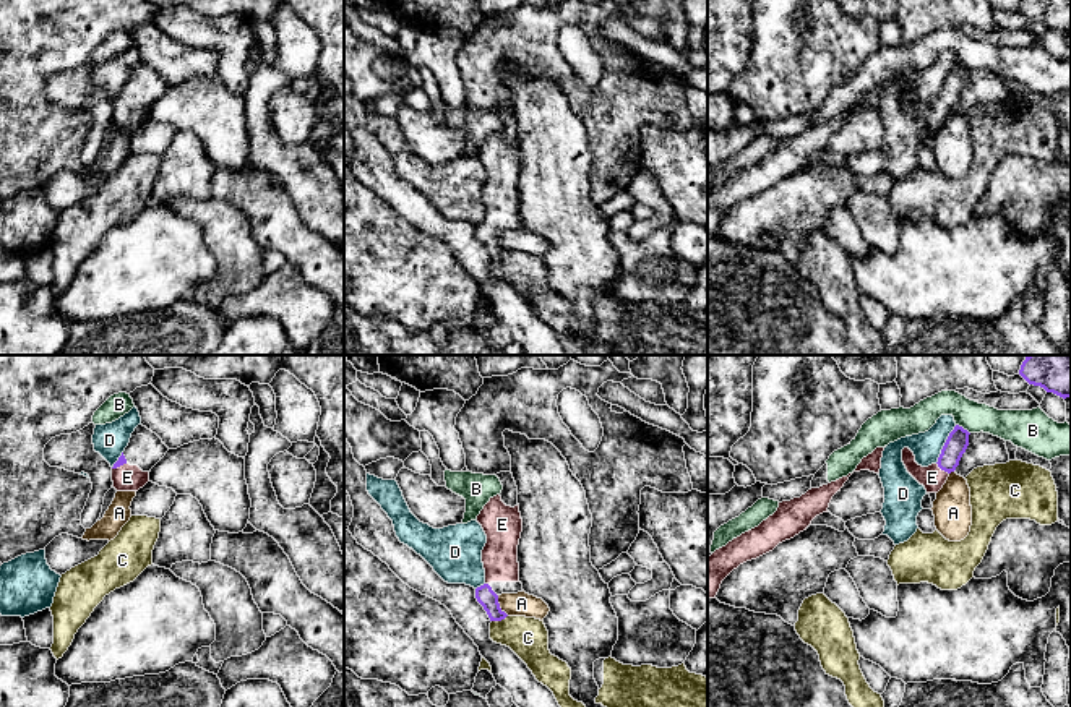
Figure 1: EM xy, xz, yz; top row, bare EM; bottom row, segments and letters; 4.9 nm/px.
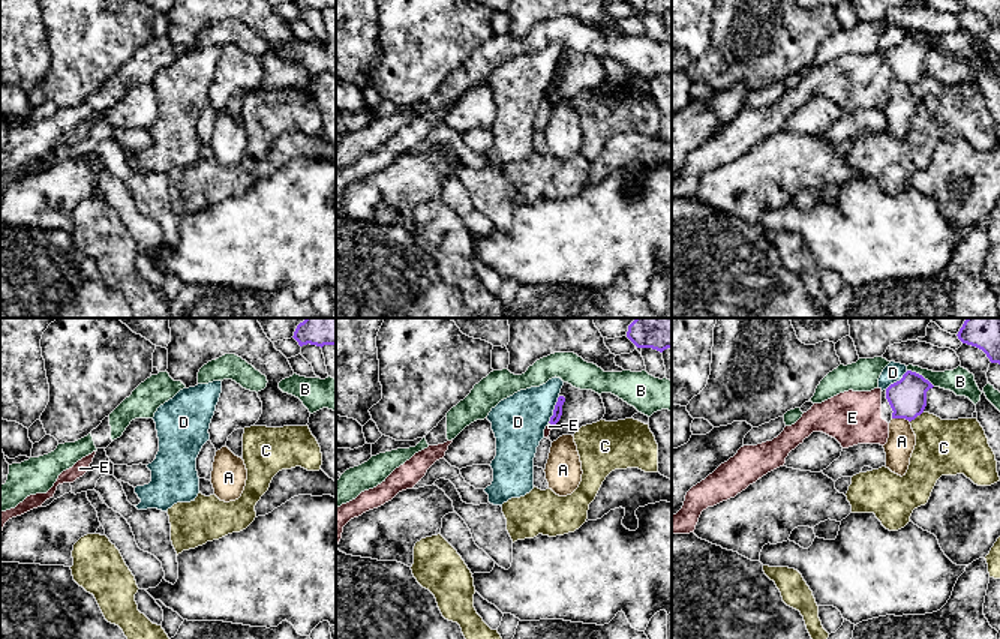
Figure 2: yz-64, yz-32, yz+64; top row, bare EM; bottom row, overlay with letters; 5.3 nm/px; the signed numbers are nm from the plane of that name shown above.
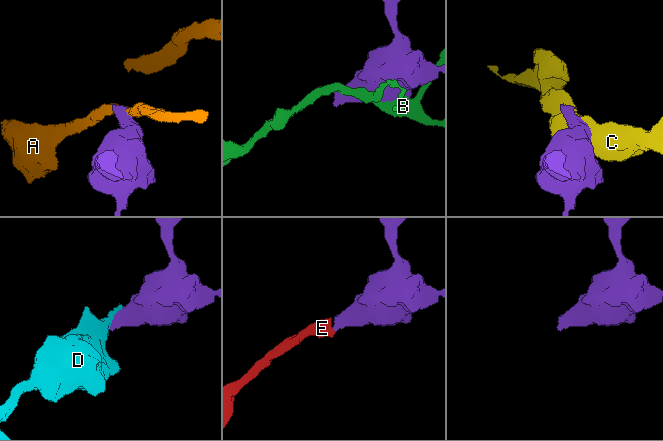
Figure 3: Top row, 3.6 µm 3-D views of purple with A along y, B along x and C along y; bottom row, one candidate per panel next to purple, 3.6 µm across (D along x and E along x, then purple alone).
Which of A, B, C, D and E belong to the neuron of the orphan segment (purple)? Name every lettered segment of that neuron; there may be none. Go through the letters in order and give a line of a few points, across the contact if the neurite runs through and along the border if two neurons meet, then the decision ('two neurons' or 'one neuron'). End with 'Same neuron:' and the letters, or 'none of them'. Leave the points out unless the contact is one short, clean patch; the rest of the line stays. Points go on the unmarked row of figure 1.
A: line xz (497, 232), (498, 242), (508, 252); two neurons
B: two neurons
C: two neurons
D: two neurons
E: line yz (958, 77), (941, 106), (932, 114); one neuron
Same neuron: E

